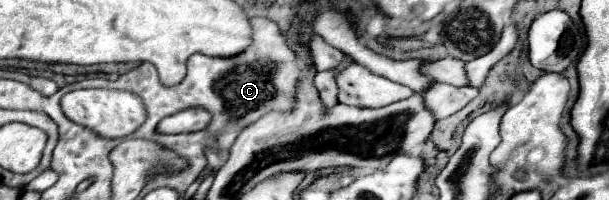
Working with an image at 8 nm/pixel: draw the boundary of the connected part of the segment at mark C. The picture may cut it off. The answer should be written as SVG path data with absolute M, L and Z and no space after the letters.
M253 18L253 44L245 54L233 56L233 58L211 58L203 54L195 54L187 62L187 76L181 84L175 86L163 86L159 82L157 70L151 64L139 64L131 72L123 74L119 80L109 82L101 78L87 78L75 84L75 88L125 88L134 92L147 108L151 108L151 118L147 118L145 126L141 126L137 132L133 132L127 138L153 138L155 126L161 118L171 116L183 108L189 106L203 106L213 114L211 124L195 134L179 134L175 136L179 144L179 154L189 162L189 166L183 169L177 176L182 182L191 183L199 176L201 170L205 170L205 150L207 148L229 148L233 140L237 138L237 132L245 128L245 124L251 124L253 120L259 120L265 112L277 110L277 108L289 108L293 104L293 84L297 82L297 72L301 68L297 66L295 52L289 48L287 40L283 38L279 26L267 18Z

